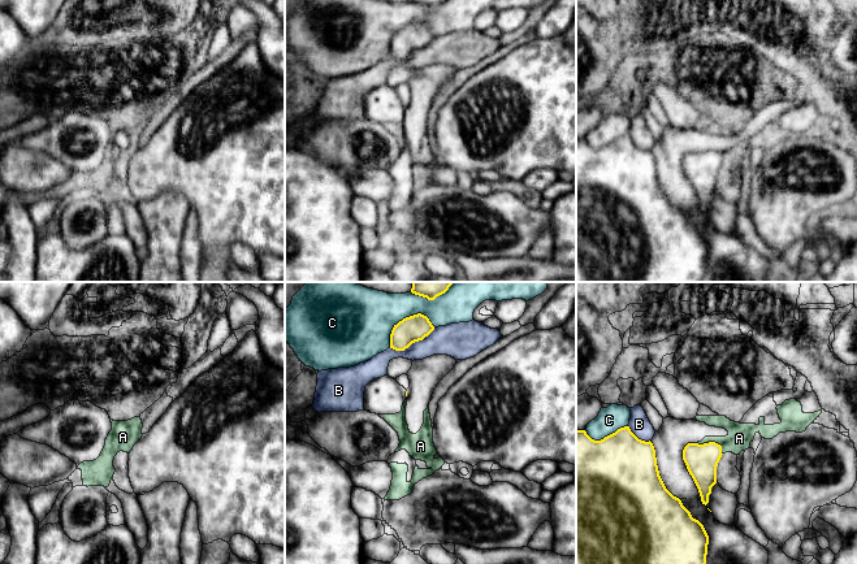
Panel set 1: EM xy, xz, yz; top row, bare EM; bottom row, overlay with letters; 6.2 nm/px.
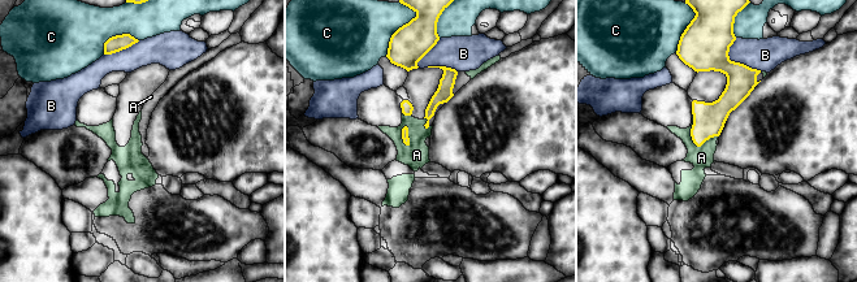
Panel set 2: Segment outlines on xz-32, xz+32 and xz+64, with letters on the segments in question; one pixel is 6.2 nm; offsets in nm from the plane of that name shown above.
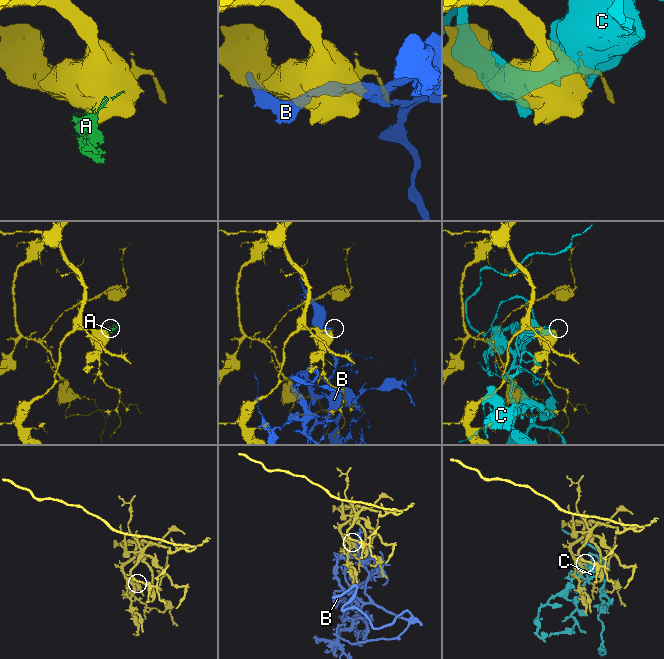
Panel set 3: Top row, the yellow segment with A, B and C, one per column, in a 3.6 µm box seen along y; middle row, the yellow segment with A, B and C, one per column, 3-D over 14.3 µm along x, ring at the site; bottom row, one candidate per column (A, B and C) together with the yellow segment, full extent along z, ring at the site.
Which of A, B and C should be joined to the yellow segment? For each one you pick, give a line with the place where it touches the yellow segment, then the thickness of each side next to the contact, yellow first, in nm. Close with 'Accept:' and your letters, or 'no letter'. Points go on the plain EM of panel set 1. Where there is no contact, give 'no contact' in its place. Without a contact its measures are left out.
Accept: no letter

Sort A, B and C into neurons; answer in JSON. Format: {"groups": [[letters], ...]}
{"groups": [["A"], ["B"], ["C"]]}

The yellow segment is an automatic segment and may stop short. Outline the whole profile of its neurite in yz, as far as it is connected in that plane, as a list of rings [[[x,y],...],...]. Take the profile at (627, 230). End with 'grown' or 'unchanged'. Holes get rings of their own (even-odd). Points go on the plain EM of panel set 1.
[[[629,135],[620,136],[601,149],[592,148],[585,139],[576,139],[576,282],[702,282],[707,253],[709,244],[704,234],[666,198],[650,149],[639,148]]] | unchanged

